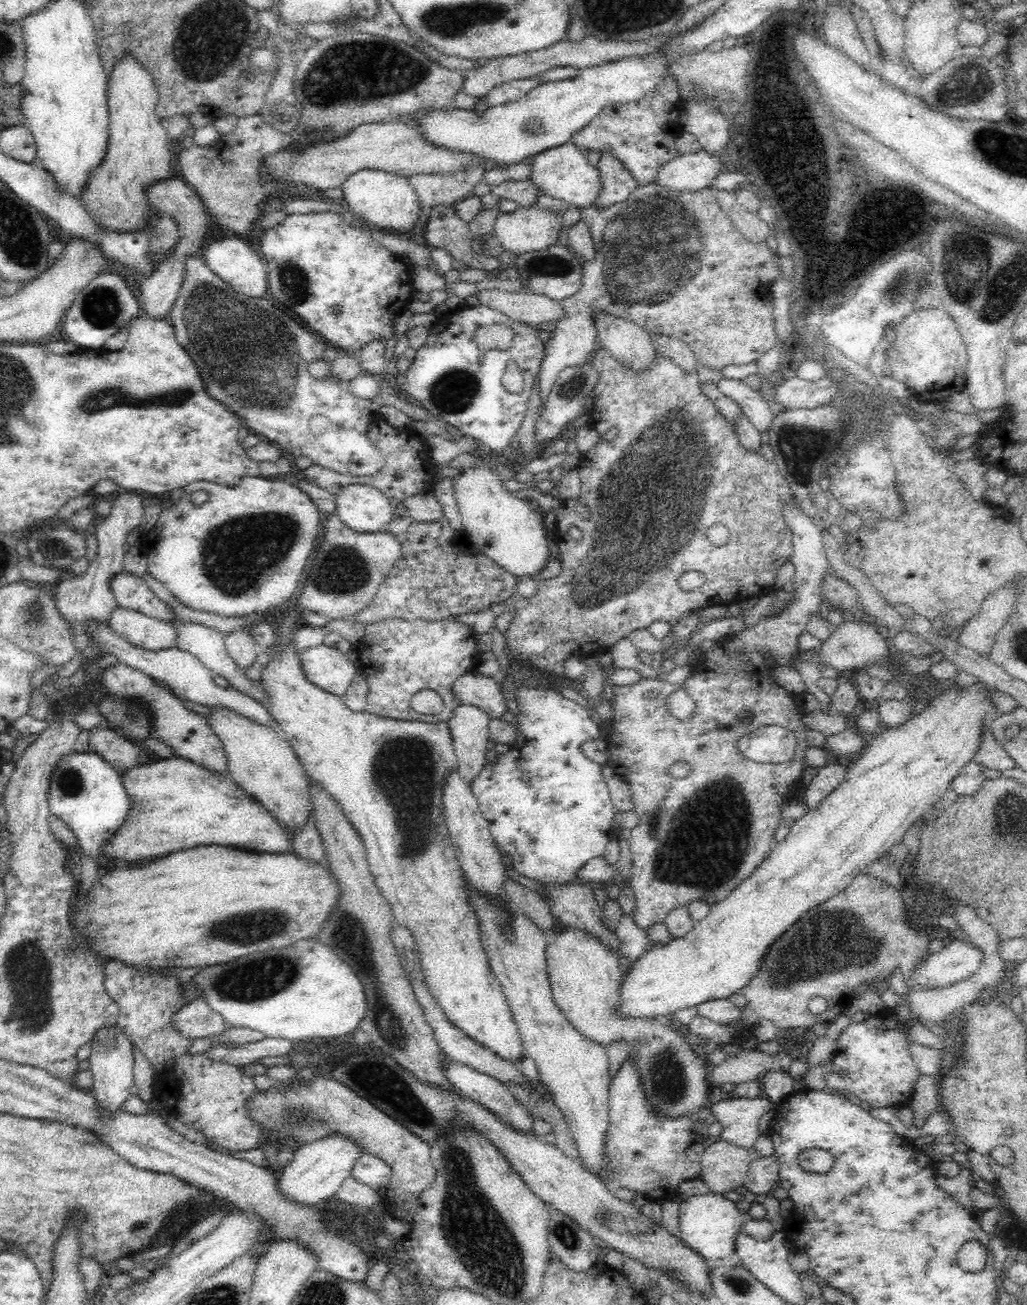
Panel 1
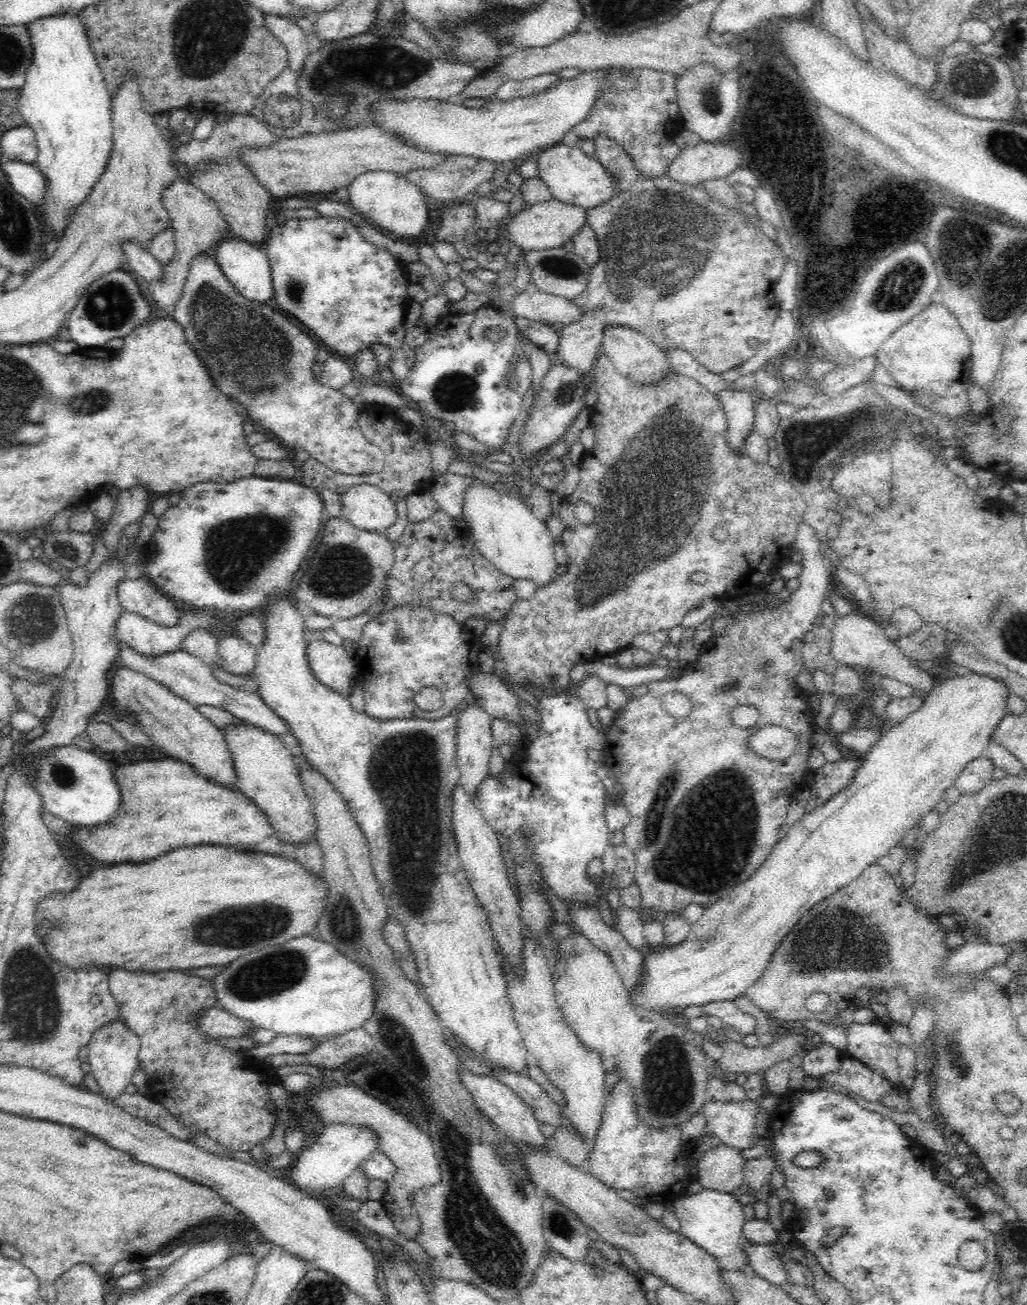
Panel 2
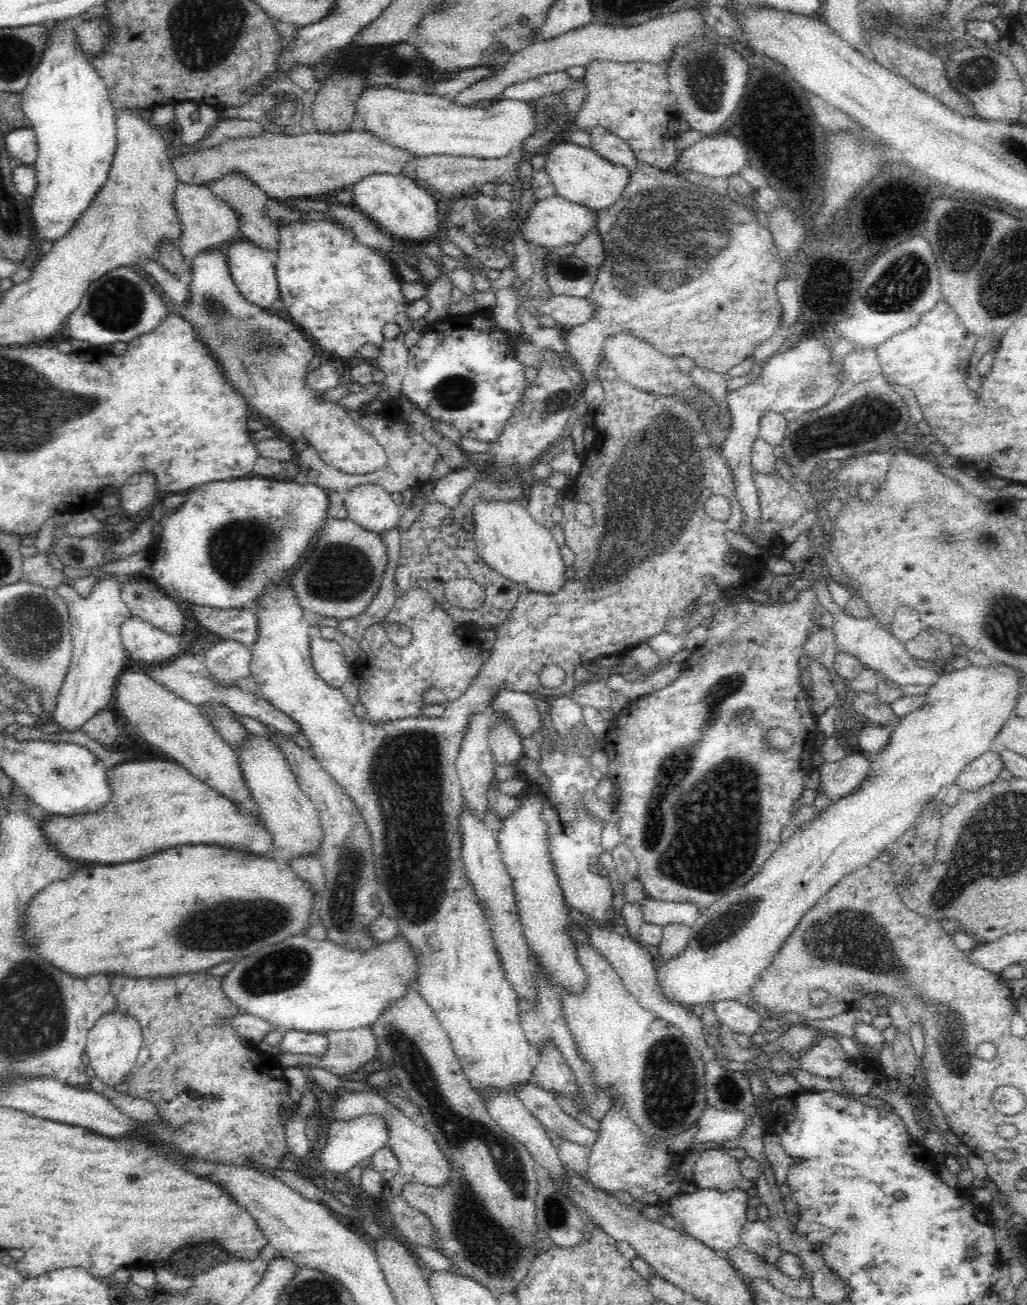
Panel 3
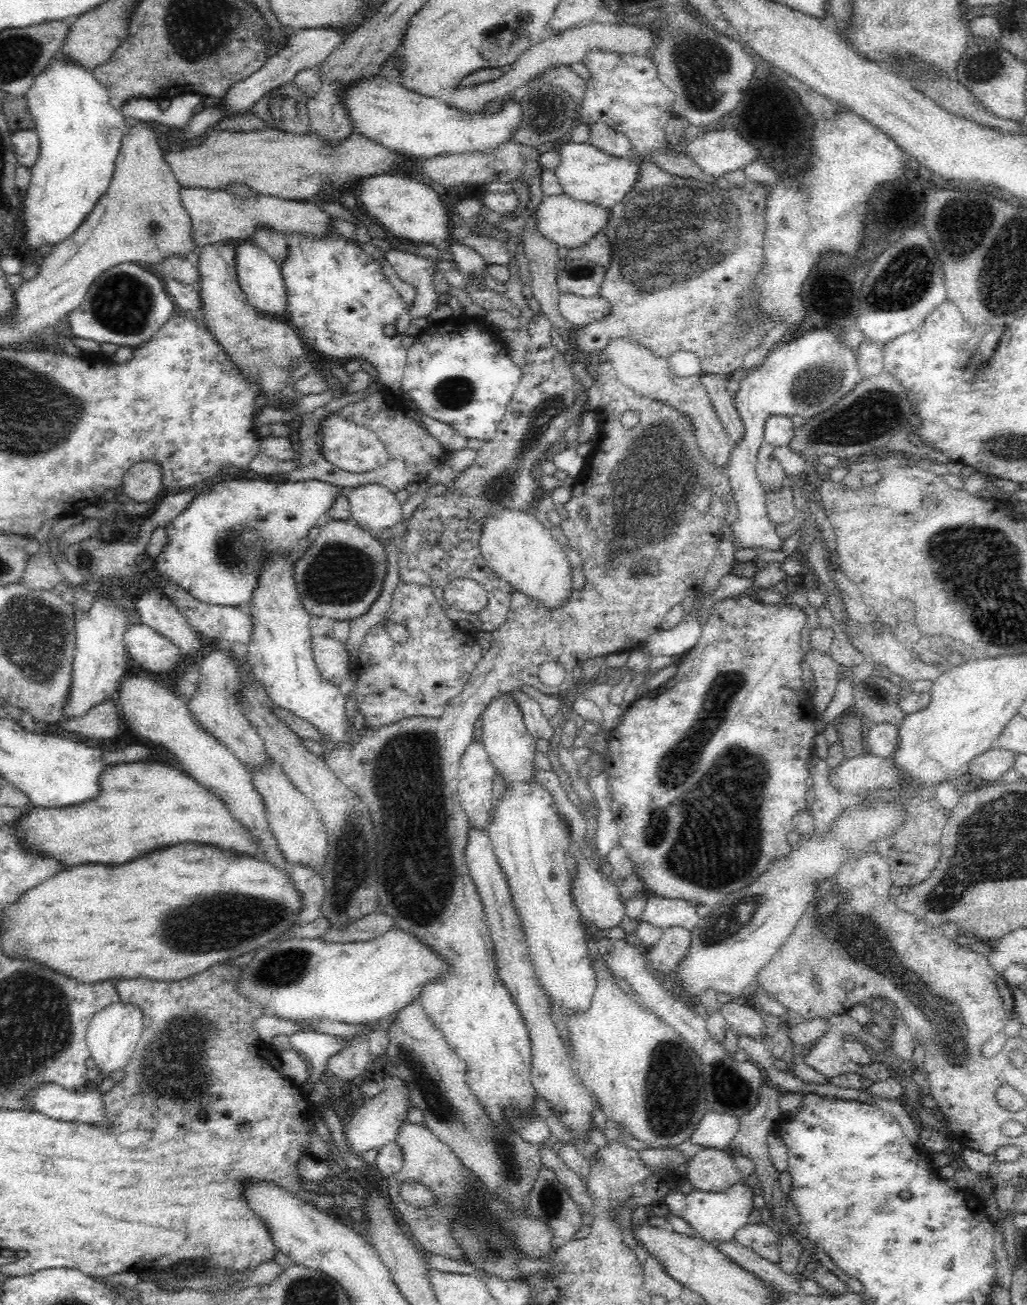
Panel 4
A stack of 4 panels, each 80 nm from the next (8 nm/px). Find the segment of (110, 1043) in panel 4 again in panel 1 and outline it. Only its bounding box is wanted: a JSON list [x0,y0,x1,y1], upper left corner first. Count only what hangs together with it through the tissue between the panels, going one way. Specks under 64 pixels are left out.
[86,1025,134,1112]

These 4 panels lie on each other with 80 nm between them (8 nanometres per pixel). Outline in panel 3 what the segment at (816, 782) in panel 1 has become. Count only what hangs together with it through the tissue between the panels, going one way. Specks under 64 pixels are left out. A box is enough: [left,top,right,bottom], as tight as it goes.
[819,754,870,802]

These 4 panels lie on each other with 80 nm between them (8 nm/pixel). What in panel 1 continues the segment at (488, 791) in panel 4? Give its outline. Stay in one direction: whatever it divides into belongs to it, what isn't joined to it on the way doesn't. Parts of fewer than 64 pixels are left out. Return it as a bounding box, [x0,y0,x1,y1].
[447,705,490,783]

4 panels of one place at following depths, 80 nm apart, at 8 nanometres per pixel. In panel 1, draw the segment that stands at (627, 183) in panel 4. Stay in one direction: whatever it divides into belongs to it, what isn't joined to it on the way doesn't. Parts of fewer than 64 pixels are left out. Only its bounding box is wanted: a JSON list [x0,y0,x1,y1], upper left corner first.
[528,142,602,209]

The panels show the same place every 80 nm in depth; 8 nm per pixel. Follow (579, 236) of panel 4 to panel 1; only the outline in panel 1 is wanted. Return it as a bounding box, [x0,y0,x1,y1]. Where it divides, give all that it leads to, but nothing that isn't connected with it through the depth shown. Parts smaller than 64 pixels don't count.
[493,206,581,254]

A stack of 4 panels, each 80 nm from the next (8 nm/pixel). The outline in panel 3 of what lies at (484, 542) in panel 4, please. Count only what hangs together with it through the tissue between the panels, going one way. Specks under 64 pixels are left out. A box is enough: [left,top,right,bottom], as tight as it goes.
[472,497,564,594]

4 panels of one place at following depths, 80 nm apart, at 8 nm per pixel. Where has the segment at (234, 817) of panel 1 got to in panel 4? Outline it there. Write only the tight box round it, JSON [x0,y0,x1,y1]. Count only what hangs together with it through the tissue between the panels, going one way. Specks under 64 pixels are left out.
[20,760,259,867]

